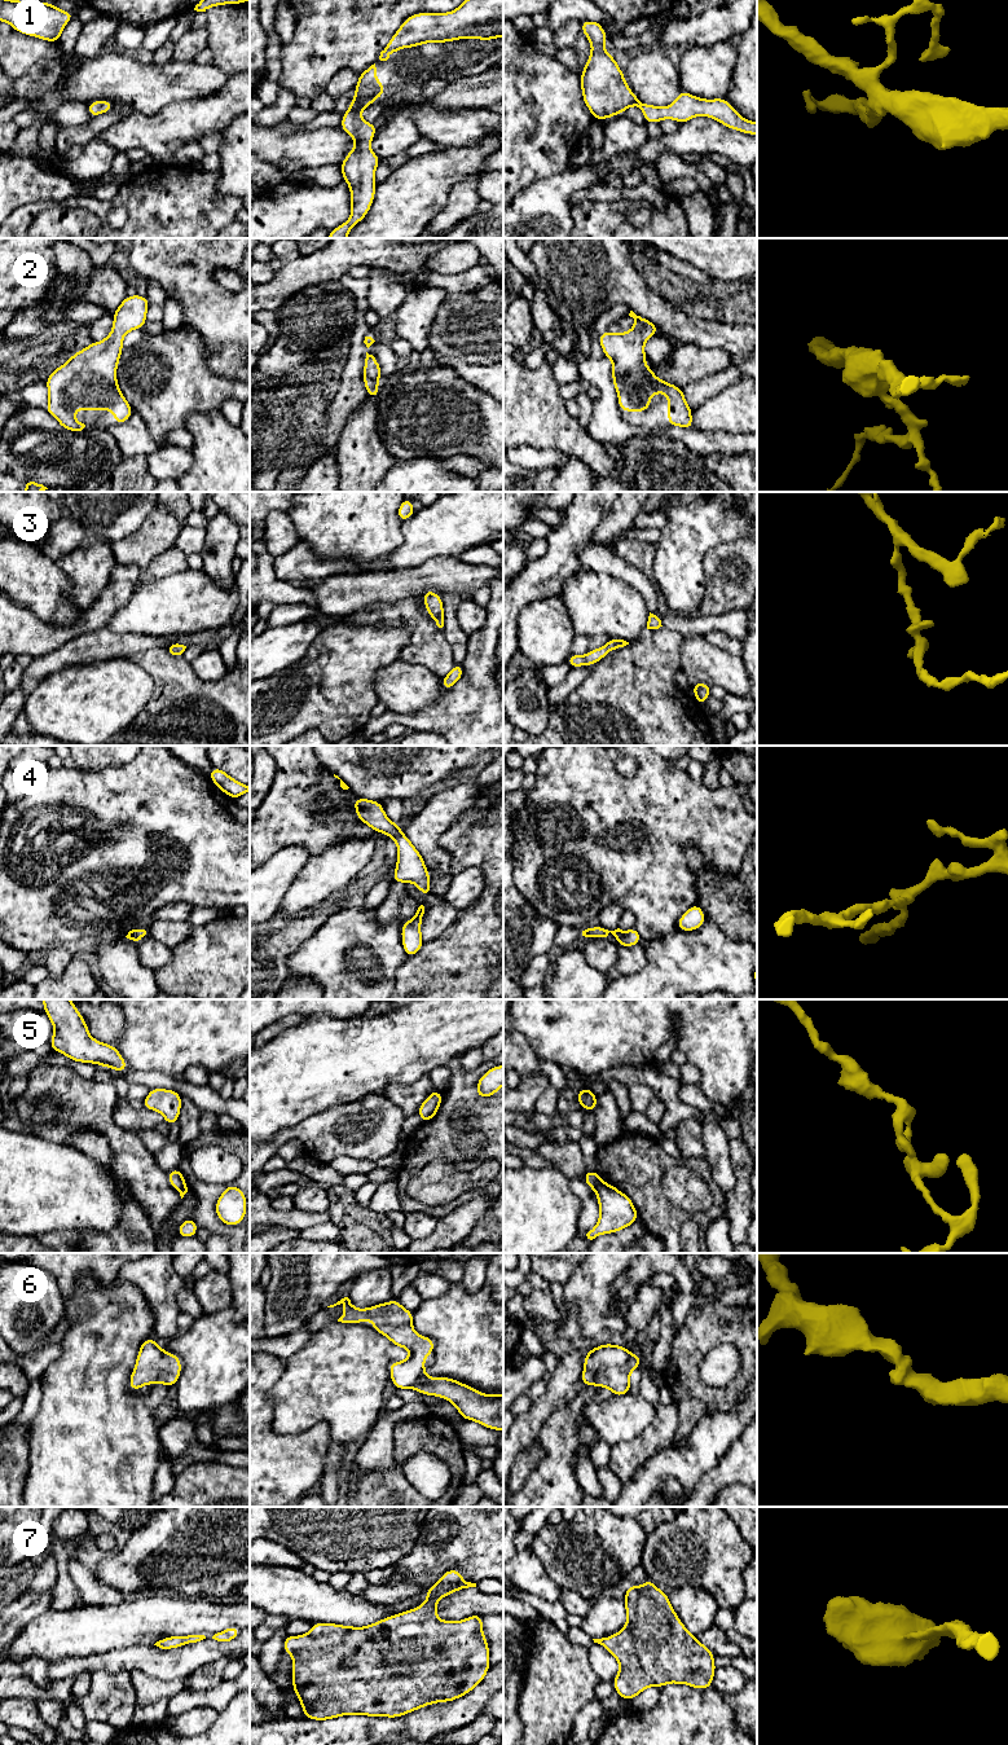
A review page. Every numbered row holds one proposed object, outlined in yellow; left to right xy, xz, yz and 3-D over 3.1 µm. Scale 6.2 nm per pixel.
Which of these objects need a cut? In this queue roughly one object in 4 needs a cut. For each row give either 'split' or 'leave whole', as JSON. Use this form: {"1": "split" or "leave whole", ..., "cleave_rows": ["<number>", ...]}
{"1": "leave whole", "2": "leave whole", "3": "leave whole", "4": "leave whole", "5": "split", "6": "leave whole", "7": "leave whole", "cleave_rows": ["5"]}

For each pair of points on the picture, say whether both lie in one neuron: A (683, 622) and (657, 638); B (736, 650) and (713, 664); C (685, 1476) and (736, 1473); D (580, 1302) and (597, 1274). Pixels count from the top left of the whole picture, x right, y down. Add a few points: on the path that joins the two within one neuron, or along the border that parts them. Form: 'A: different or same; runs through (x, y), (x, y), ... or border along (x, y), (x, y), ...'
A: different; border along (663, 625), (682, 636)
B: different; border along (705, 637), (740, 658)
C: different; border along (725, 1453), (723, 1458), (703, 1476), (691, 1493)
D: same; runs through (586, 1296), (591, 1280)

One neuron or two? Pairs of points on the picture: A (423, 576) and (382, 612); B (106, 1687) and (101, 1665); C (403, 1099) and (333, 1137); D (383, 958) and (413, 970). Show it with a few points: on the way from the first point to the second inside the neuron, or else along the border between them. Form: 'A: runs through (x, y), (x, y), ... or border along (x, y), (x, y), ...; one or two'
A: border along (421, 596), (364, 607); two
B: border along (130, 1671), (95, 1671), (92, 1674); two
C: border along (382, 1094), (405, 1116); two
D: border along (408, 957), (395, 972), (395, 985); two

